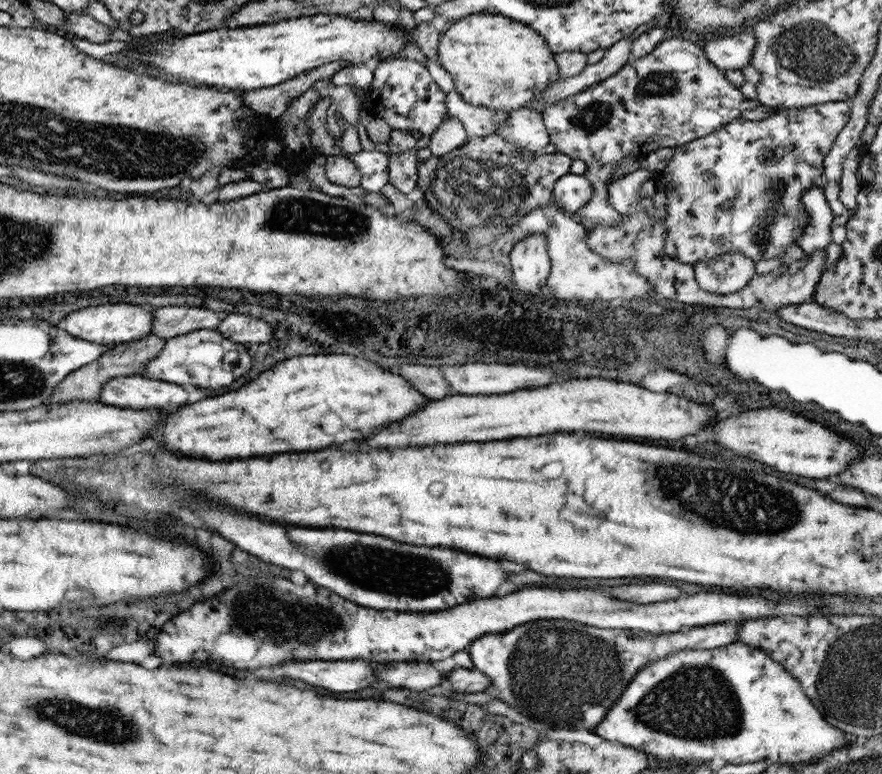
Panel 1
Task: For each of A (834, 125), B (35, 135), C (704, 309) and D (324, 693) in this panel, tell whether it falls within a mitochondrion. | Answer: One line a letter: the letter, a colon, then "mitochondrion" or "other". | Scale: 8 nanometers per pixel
A: other
B: mitochondrion
C: other
D: other

